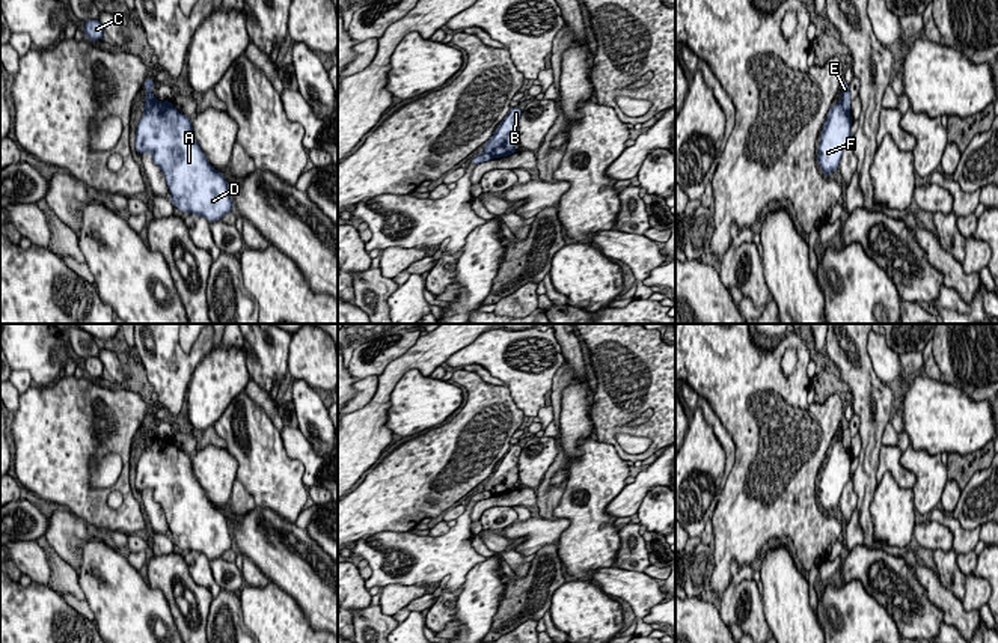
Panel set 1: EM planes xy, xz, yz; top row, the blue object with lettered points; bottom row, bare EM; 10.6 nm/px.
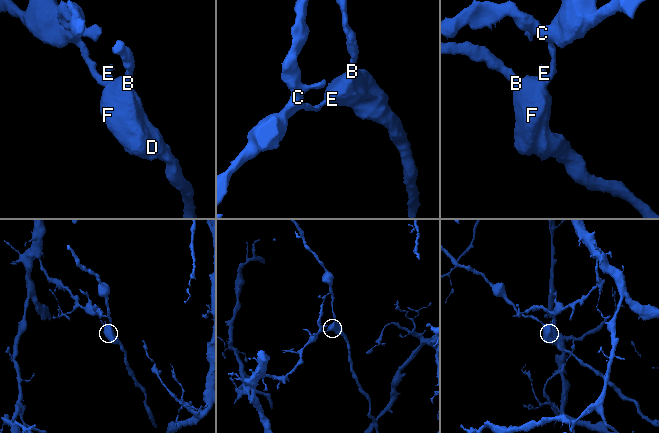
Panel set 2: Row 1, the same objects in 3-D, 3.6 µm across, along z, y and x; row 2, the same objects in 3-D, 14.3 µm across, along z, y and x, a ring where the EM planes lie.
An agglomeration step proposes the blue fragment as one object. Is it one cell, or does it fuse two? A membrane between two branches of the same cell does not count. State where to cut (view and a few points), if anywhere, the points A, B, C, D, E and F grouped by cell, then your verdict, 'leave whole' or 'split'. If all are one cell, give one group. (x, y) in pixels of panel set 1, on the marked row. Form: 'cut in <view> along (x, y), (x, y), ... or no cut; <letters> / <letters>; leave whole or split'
cut in xy along (156, 100), (145, 110); A B D F / C E; split

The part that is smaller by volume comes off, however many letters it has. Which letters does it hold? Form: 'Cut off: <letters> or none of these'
Cut off: A, B, D, F

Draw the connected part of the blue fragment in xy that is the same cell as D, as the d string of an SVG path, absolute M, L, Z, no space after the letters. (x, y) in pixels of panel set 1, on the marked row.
M155 99L152 107L145 110L136 131L136 151L152 155L169 185L170 200L181 212L196 214L213 223L234 209L225 176L207 161L193 136L190 117L179 113L172 101Z

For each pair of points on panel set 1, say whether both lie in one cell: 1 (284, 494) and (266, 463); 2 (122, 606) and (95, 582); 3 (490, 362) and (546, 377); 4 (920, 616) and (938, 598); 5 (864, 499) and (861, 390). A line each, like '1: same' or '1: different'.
1: same
2: same
3: same
4: different
5: same

